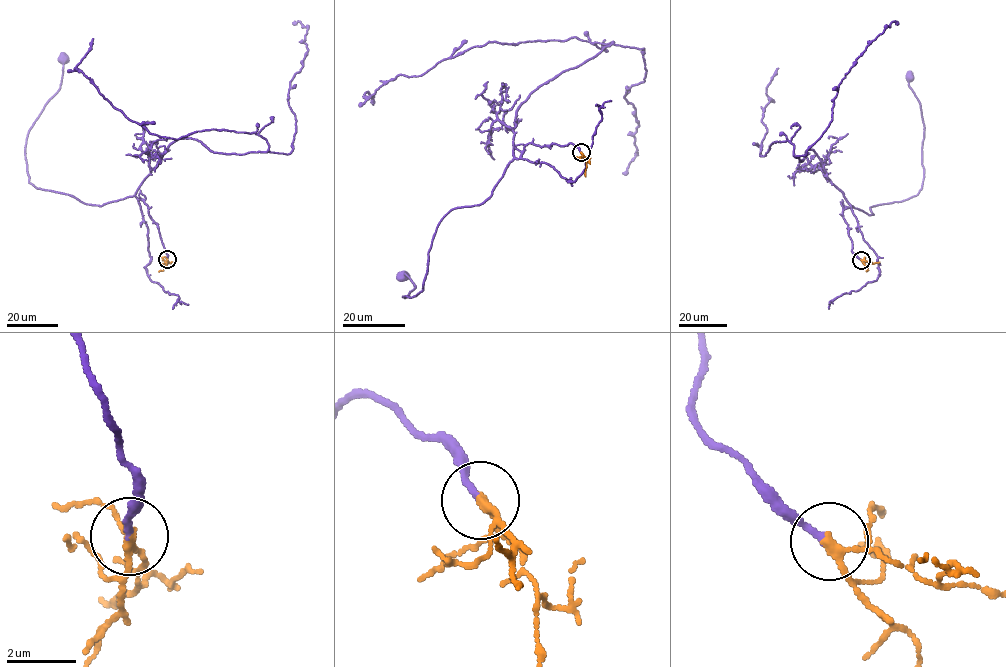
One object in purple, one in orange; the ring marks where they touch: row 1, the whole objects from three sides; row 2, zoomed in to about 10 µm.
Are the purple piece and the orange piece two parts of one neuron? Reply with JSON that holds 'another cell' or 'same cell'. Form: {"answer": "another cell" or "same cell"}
{"answer": "same cell"}

